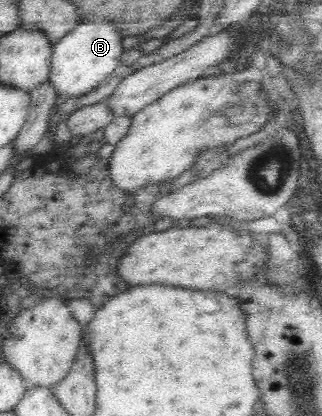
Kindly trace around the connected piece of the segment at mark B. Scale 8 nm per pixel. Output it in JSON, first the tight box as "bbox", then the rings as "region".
{"bbox":[49,17,122,98],"region":[[[104,17],[82,19],[74,30],[65,34],[53,47],[49,84],[54,88],[57,97],[74,98],[87,95],[96,89],[120,65],[122,39],[114,23]]]}

